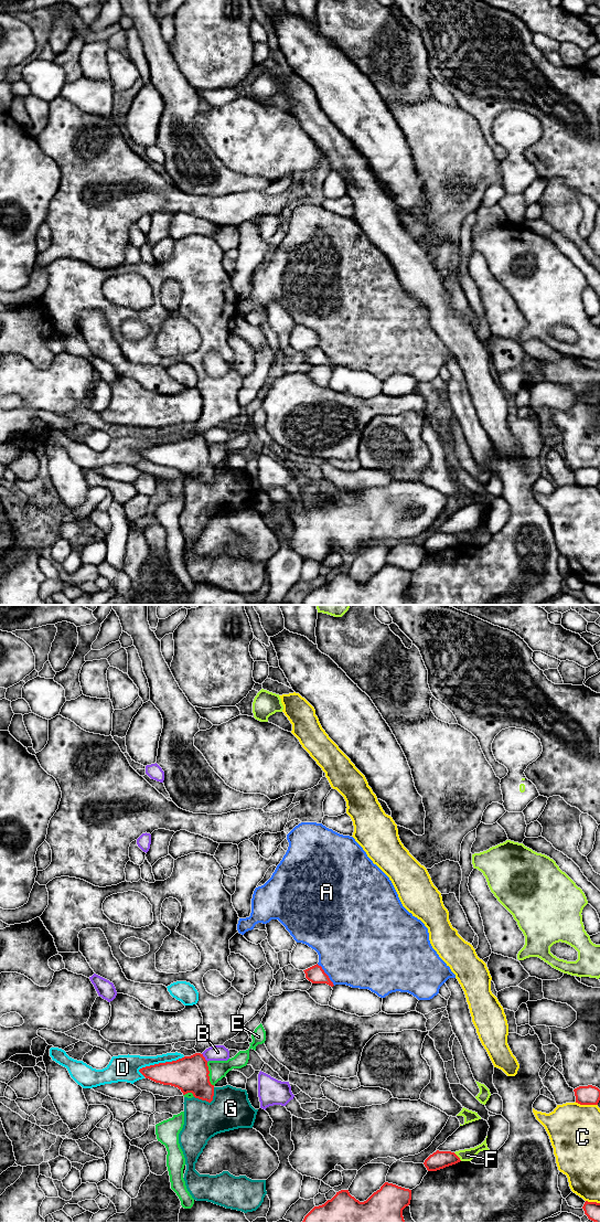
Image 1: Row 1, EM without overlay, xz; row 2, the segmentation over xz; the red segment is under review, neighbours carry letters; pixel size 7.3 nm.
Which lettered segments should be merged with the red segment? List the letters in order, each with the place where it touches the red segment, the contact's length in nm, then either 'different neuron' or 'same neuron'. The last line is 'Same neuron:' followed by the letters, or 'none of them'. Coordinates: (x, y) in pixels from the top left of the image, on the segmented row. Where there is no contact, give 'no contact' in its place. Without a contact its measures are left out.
A: meets red in xz at (325, 974); contact 200 nm long; different neuron
B: meets red in xz at (204, 1057); contact 80 nm long; same neuron
C: meets red in xz at (586, 1104); contact 170 nm long; different neuron
D: meets red in xz at (161, 1063); contact 360 nm long; different neuron
E: meets red in xz at (209, 1073); contact 190 nm long; different neuron
F: meets red in xz at (458, 1157); contact 90 nm long; different neuron
G: meets red in xz at (209, 1102); contact 170 nm long; different neuron
Same neuron: B

